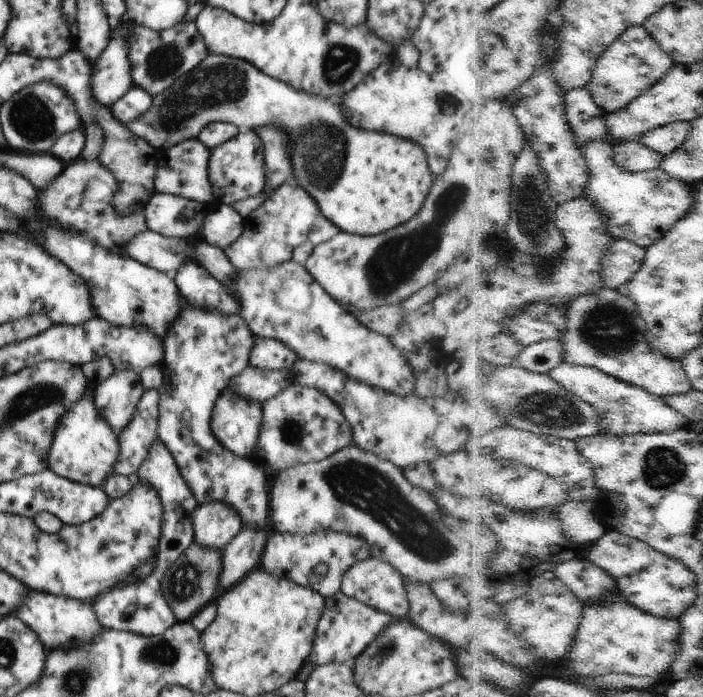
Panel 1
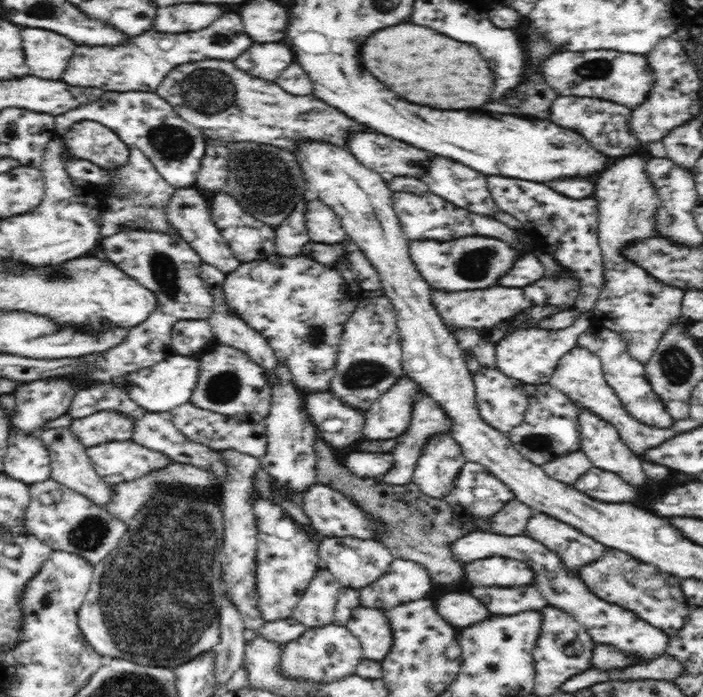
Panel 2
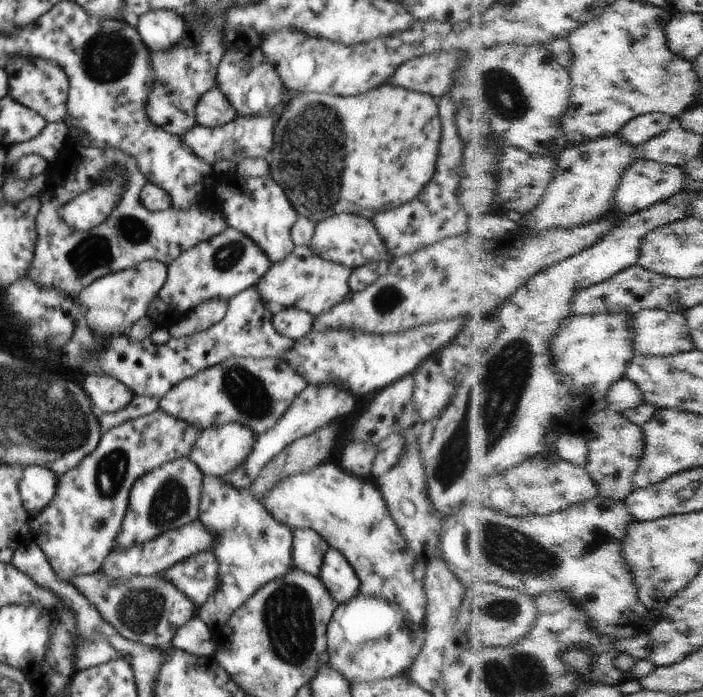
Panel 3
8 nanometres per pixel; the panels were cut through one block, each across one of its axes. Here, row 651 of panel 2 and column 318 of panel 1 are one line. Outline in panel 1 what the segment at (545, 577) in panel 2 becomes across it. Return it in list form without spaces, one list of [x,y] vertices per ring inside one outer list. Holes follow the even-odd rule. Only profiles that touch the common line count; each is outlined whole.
[[[341,590],[334,596],[325,598],[324,602],[326,602],[326,606],[324,606],[322,618],[316,626],[316,636],[314,636],[312,652],[310,652],[308,660],[312,664],[316,664],[316,667],[356,660],[368,648],[368,644],[372,644],[376,636],[380,636],[394,620],[390,614],[384,614],[367,604],[362,604],[358,600],[346,596]]]

